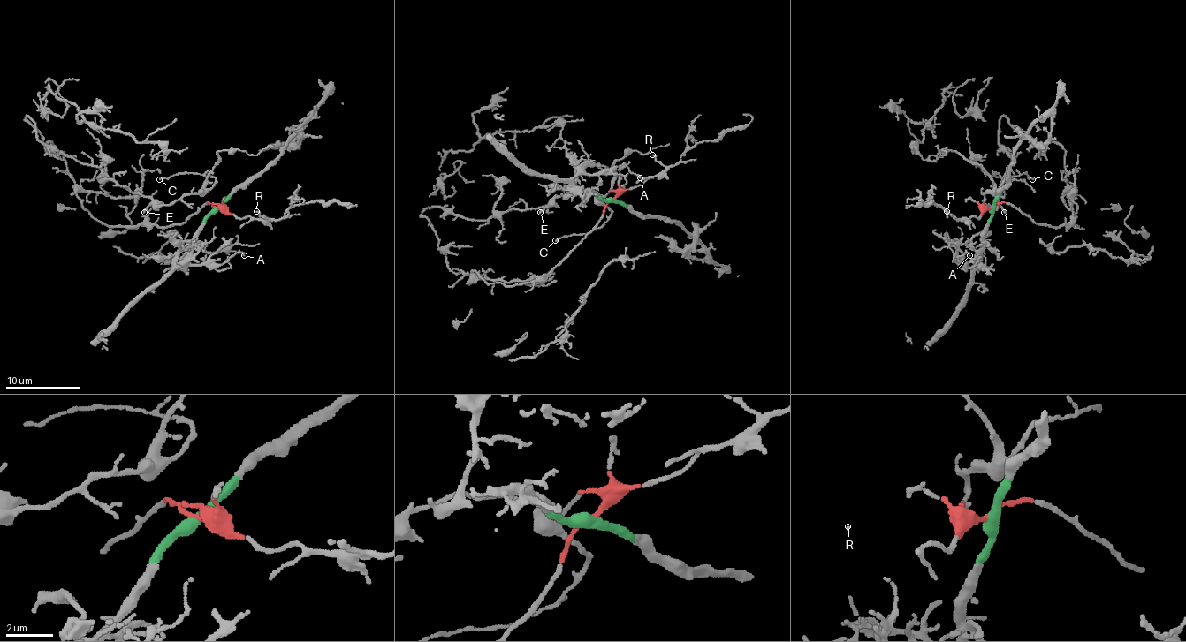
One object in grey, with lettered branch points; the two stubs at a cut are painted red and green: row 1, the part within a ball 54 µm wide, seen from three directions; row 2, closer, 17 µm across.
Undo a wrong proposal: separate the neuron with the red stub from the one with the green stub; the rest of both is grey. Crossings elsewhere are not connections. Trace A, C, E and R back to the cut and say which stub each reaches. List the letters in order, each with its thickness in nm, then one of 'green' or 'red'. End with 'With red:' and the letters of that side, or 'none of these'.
A: 150 nm | green
C: 140 nm | red
E: 180 nm | red
R: 130 nm | red
With red: C, E, R

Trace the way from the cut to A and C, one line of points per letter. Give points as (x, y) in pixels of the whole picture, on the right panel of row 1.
A: (992, 208), (984, 245), (975, 257), (971, 268), (961, 264), (958, 259), (964, 253), (969, 255)
C: (992, 208), (1077, 225), (1064, 151), (1003, 116), (1012, 164), (984, 203), (1010, 177), (1032, 178)

